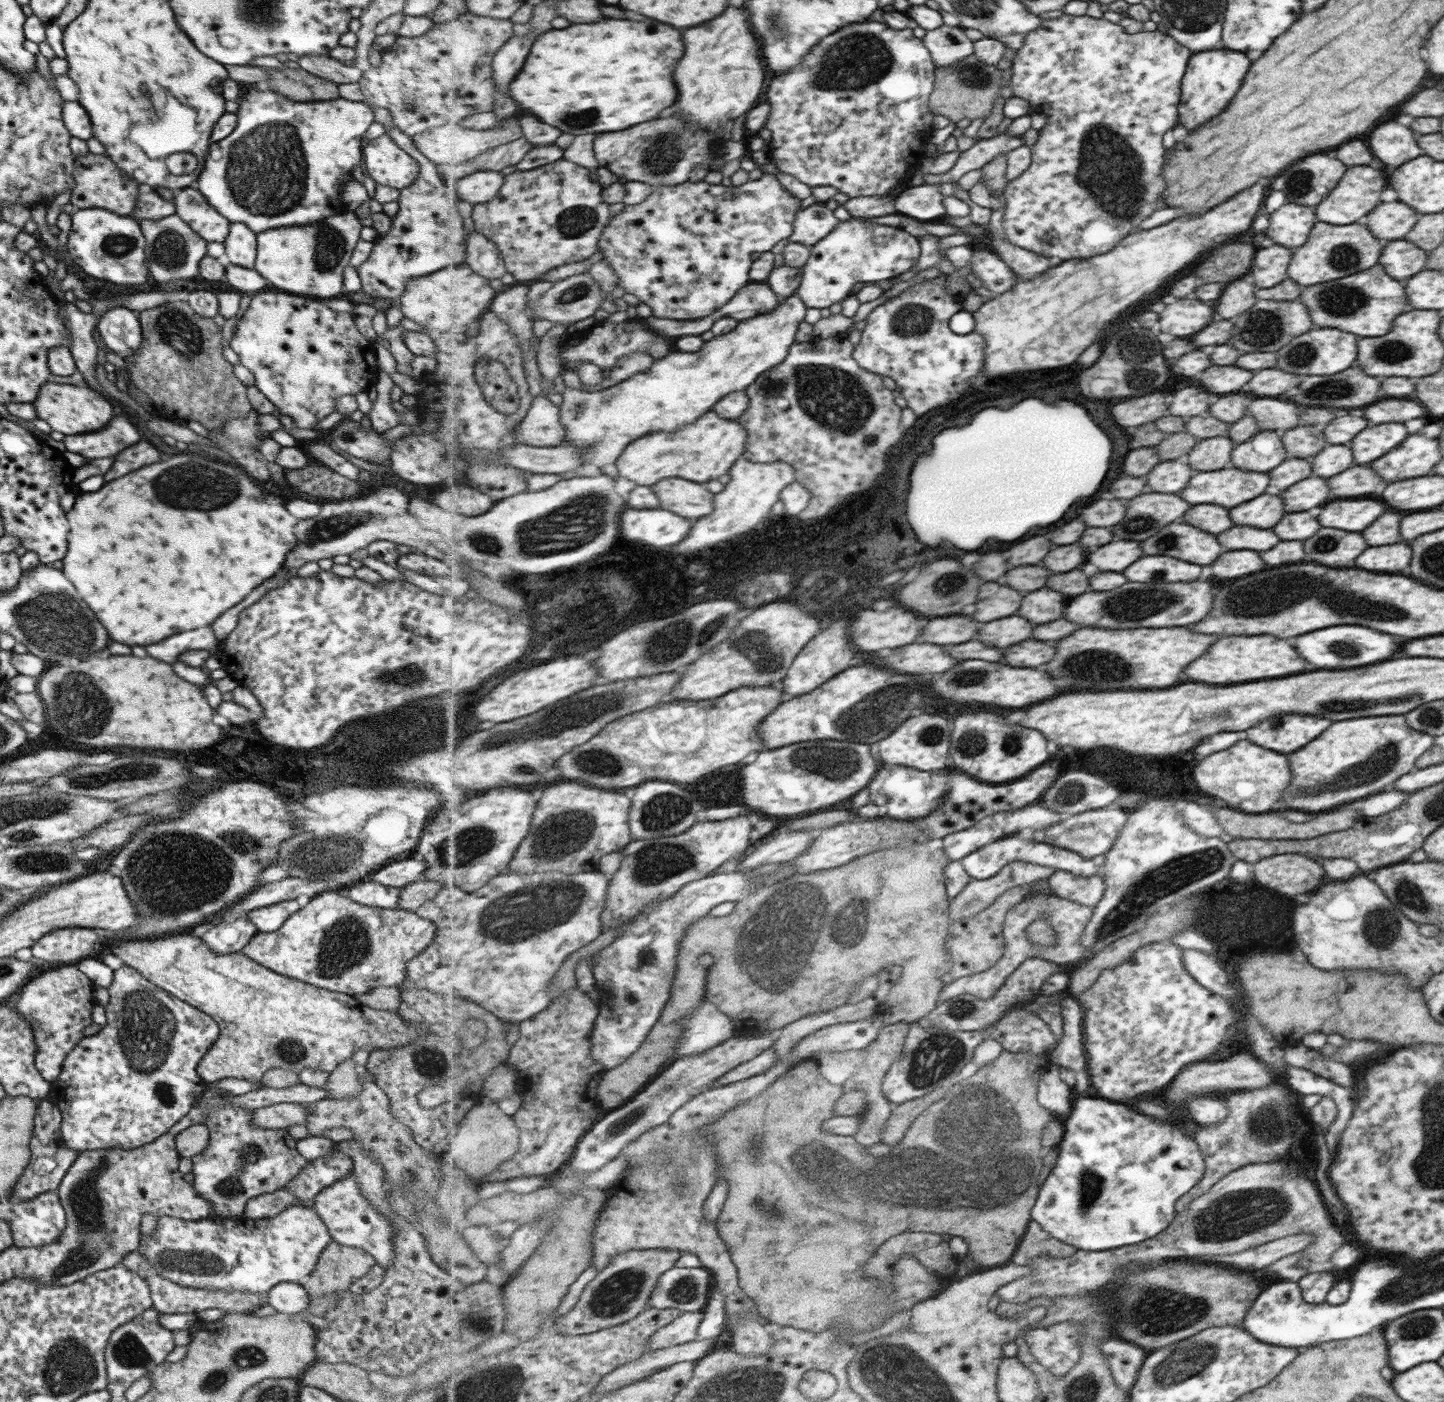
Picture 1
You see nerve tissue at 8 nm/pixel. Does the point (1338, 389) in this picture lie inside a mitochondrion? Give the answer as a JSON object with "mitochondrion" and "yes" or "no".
{"mitochondrion":"yes"}

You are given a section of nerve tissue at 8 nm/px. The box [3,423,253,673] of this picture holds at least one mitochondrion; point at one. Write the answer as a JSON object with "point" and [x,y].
{"point":[44,620]}

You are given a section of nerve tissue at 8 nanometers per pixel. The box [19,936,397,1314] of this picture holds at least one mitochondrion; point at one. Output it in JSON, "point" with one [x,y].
{"point":[94,1238]}

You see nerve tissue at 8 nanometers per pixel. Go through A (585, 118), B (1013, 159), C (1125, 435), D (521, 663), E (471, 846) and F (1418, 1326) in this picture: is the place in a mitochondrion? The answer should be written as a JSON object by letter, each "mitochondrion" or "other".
{"A":"mitochondrion","B":"other","C":"other","D":"other","E":"mitochondrion","F":"mitochondrion"}

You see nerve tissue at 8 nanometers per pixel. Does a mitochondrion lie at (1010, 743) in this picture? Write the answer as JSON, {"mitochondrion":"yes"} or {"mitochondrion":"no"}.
{"mitochondrion":"yes"}

